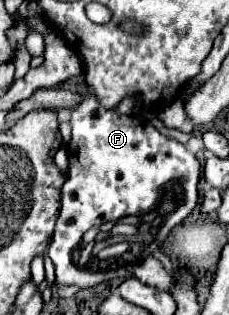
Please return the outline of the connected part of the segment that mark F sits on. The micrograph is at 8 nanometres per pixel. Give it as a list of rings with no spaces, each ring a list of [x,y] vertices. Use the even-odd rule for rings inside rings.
[[[85,94],[85,100],[71,110],[69,122],[73,130],[67,144],[71,172],[63,184],[61,214],[57,218],[55,236],[49,246],[49,258],[55,264],[55,286],[75,286],[77,290],[85,290],[107,280],[127,276],[131,264],[123,264],[123,270],[85,268],[83,260],[73,256],[83,234],[101,222],[117,222],[119,216],[139,216],[143,212],[155,210],[163,192],[171,186],[171,190],[177,192],[177,208],[163,216],[161,232],[165,240],[169,232],[199,204],[197,184],[201,180],[201,164],[195,154],[185,148],[185,144],[161,134],[151,122],[103,110],[95,94]]]

